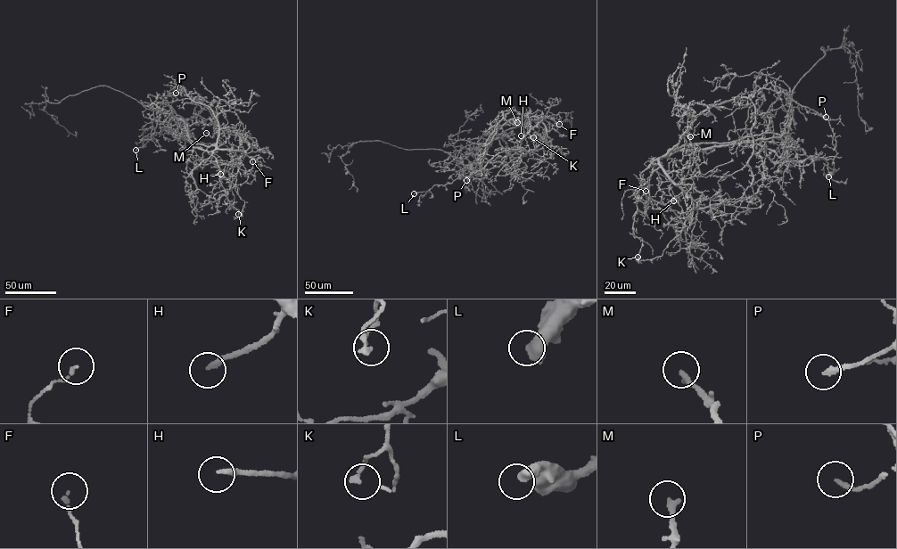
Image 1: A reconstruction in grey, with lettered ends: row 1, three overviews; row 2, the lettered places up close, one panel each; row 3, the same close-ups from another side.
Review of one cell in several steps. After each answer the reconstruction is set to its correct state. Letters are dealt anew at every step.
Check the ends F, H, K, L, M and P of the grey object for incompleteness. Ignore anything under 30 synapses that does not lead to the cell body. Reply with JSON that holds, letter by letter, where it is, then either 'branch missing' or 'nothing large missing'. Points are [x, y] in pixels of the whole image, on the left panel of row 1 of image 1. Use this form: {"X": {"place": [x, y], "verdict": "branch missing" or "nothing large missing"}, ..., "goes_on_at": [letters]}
{"F": {"place": [252, 161], "verdict": "nothing large missing"}, "H": {"place": [220, 174], "verdict": "nothing large missing"}, "K": {"place": [238, 214], "verdict": "nothing large missing"}, "L": {"place": [135, 150], "verdict": "nothing large missing"}, "M": {"place": [206, 133], "verdict": "nothing large missing"}, "P": {"place": [176, 93], "verdict": "nothing large missing"}, "goes_on_at": []}

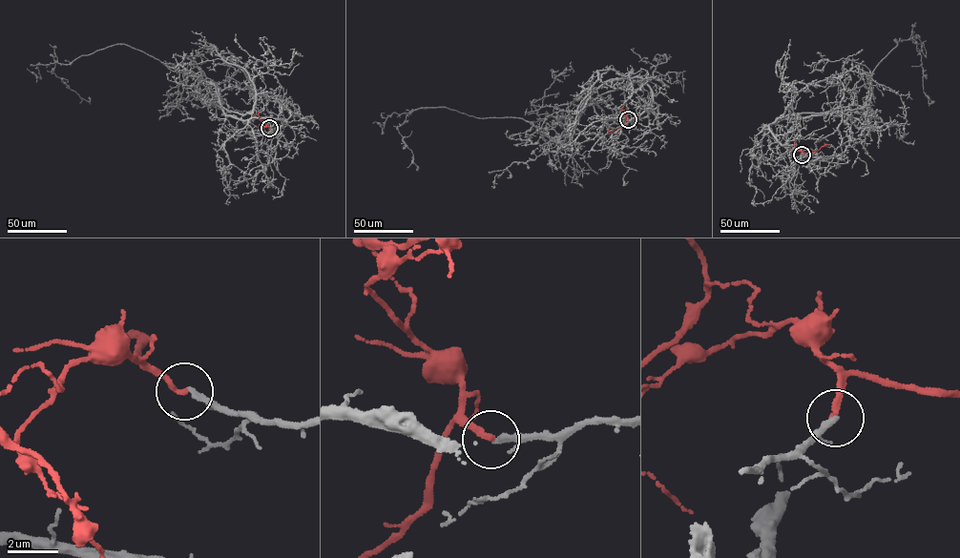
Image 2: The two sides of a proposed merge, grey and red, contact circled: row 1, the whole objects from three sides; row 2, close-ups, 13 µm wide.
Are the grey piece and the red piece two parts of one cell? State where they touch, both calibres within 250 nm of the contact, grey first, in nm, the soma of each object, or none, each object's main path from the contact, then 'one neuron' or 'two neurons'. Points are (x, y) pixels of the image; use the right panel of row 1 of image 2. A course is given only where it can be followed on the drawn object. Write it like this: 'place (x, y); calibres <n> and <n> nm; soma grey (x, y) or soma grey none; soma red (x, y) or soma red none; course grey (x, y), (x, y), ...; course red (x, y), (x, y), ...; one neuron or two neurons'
place (802, 154); calibres 200 and 240 nm; soma grey none; soma red none; course grey (802, 154), (776, 139), (771, 123), (850, 105), (895, 38), (915, 41), (924, 92), (934, 101); course red (802, 154), (818, 151), (825, 145), (824, 143); one neuron

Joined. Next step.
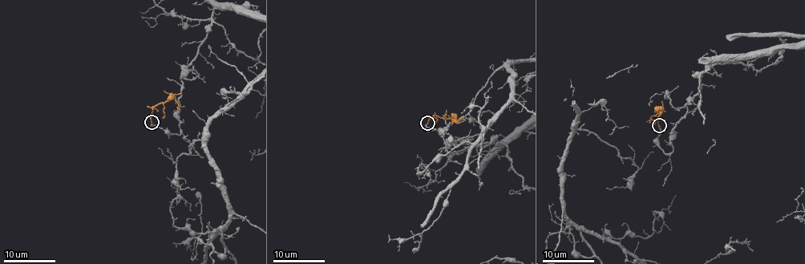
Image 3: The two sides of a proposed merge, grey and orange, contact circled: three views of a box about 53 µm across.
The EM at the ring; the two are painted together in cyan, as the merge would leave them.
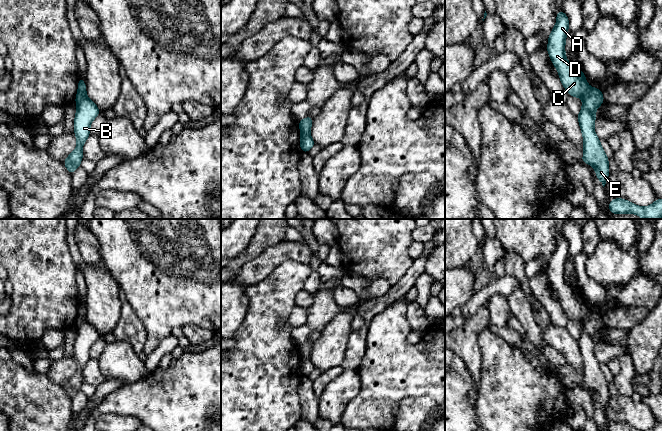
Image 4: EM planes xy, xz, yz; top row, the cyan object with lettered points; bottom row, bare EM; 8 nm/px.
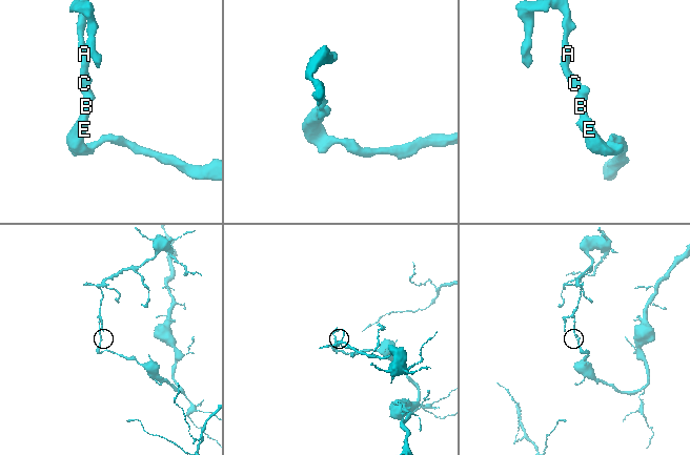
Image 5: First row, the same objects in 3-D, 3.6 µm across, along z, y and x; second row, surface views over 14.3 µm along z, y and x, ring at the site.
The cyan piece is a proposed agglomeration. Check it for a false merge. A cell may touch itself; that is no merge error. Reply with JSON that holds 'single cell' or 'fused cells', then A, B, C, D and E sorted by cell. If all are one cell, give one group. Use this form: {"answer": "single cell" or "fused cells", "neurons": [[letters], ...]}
{"answer": "fused cells", "neurons": [["A", "C", "D"], ["B", "E"]]}

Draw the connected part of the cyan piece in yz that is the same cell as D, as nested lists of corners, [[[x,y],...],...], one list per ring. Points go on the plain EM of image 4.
[[[557,234],[556,240],[557,247],[549,259],[547,276],[569,320],[582,322],[589,311],[586,301],[581,293],[573,290],[565,281],[565,263],[568,259],[569,243],[561,234]]]

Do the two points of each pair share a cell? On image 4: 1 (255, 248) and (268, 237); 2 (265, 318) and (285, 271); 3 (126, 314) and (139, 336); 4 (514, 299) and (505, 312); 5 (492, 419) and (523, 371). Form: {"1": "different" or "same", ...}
{"1": "same", "2": "same", "3": "same", "4": "different", "5": "same"}

